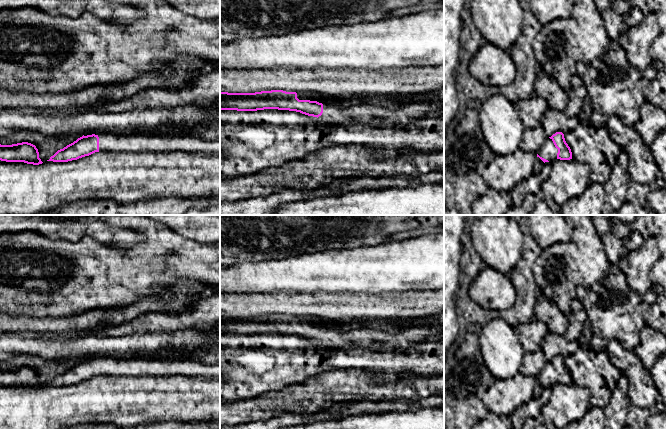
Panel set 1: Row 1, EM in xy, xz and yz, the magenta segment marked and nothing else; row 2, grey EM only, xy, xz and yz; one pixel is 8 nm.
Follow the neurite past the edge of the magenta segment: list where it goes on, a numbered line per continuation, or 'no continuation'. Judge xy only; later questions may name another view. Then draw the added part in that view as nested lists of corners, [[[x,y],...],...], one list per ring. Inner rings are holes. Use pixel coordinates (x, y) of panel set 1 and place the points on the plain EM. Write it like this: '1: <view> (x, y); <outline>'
1: xy (135, 367); [[[94,357],[99,361],[99,376],[168,377],[187,376],[220,378],[220,364],[206,364],[194,359],[164,361],[158,359]]]

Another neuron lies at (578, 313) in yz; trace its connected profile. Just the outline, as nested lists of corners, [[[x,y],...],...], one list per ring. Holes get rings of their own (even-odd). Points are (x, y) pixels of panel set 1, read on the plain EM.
[[[574,298],[571,301],[572,319],[564,336],[569,341],[578,341],[582,331],[582,325],[588,320],[582,303]]]

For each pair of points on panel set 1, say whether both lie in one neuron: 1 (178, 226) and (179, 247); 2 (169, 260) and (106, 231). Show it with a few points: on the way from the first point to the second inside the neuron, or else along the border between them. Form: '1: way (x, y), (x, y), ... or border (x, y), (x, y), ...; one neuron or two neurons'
1: border (163, 225), (200, 242); two neurons
2: border (146, 236), (143, 242), (126, 249), (112, 247); two neurons

